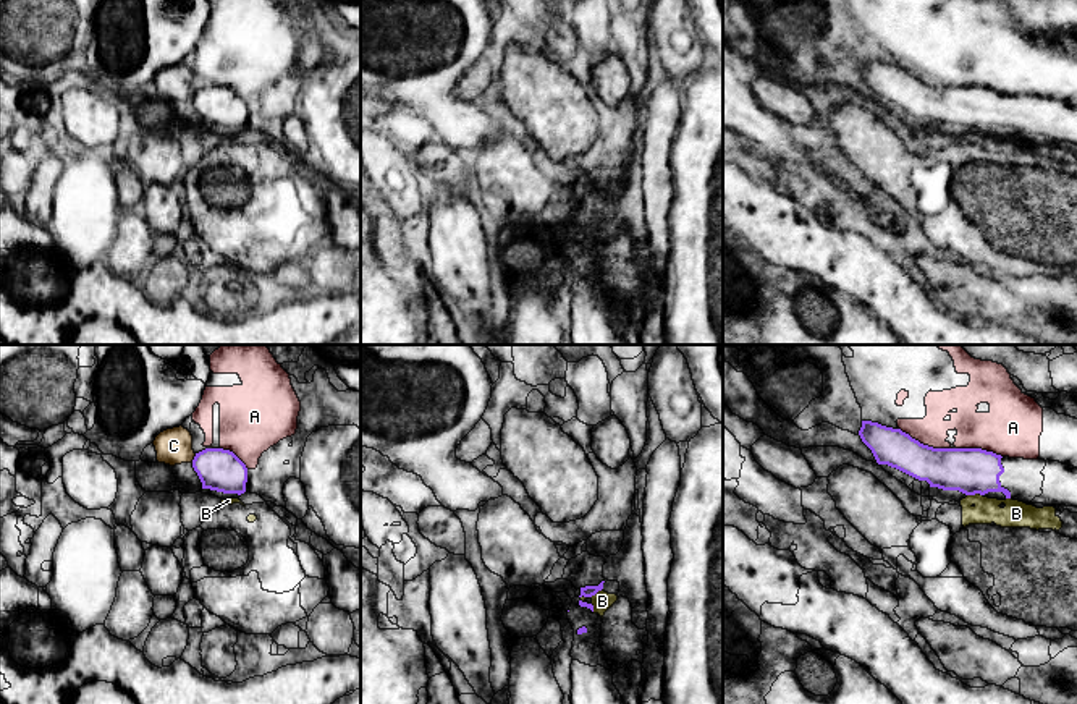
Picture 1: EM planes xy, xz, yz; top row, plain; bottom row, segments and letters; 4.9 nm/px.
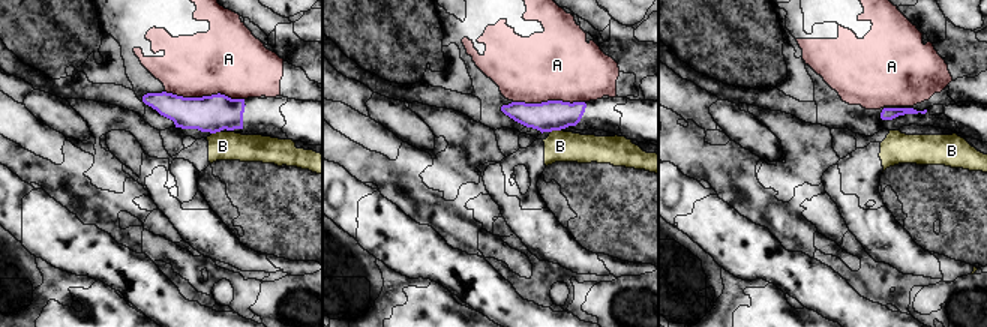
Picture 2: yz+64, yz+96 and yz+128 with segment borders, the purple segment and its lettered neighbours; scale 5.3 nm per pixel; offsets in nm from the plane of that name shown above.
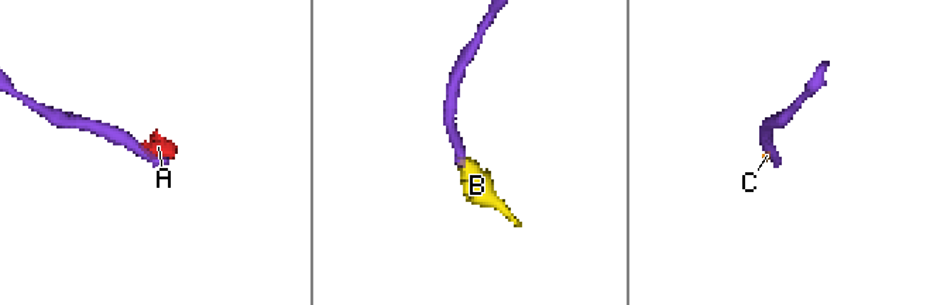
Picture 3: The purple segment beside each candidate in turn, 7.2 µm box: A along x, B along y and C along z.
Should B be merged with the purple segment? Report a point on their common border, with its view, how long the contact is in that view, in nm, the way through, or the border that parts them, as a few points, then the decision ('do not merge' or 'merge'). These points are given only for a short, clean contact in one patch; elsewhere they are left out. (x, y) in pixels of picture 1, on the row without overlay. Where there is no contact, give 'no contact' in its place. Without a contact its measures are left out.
contact yz (974, 131); length 80 nm; border yz (982, 131), (967, 133); do not merge

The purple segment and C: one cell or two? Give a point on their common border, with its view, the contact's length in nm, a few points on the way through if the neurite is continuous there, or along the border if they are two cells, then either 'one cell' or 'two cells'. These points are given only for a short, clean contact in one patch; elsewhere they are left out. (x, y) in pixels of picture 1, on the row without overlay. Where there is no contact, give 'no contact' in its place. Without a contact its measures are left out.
meets purple in xy at (194, 96); contact 50 nm long; border along xy (196, 91), (191, 99); two cells

